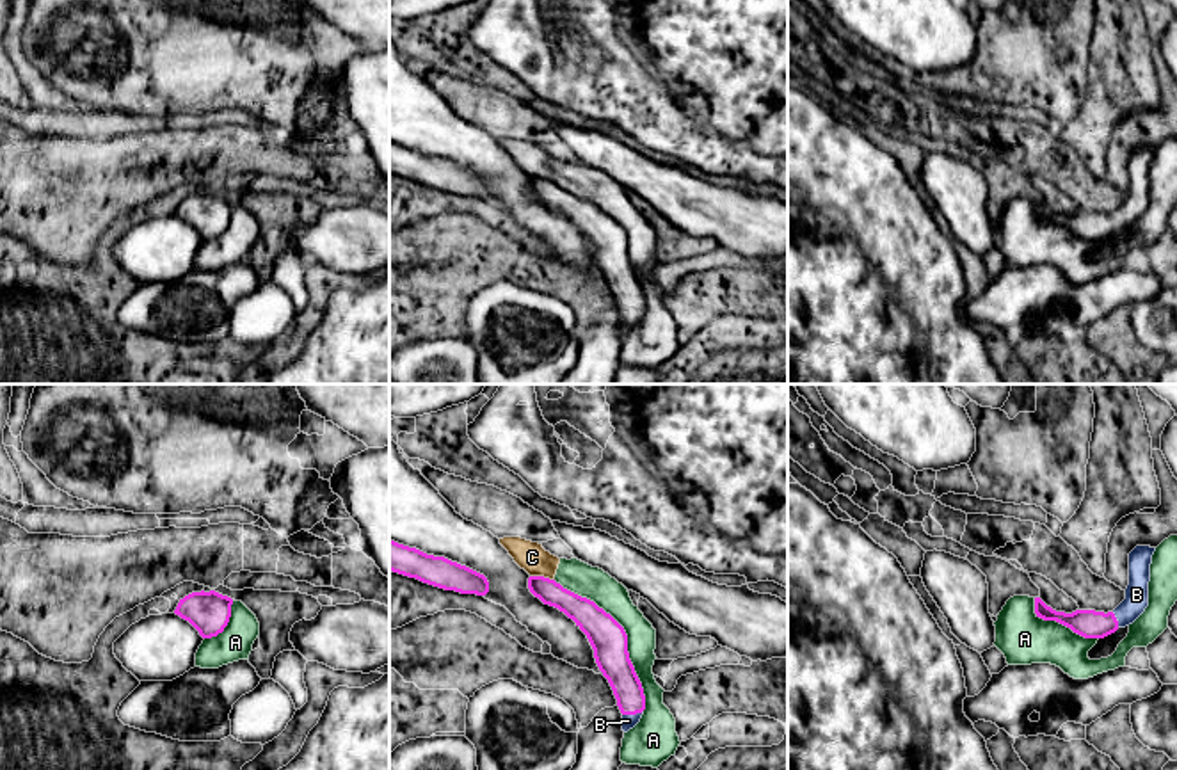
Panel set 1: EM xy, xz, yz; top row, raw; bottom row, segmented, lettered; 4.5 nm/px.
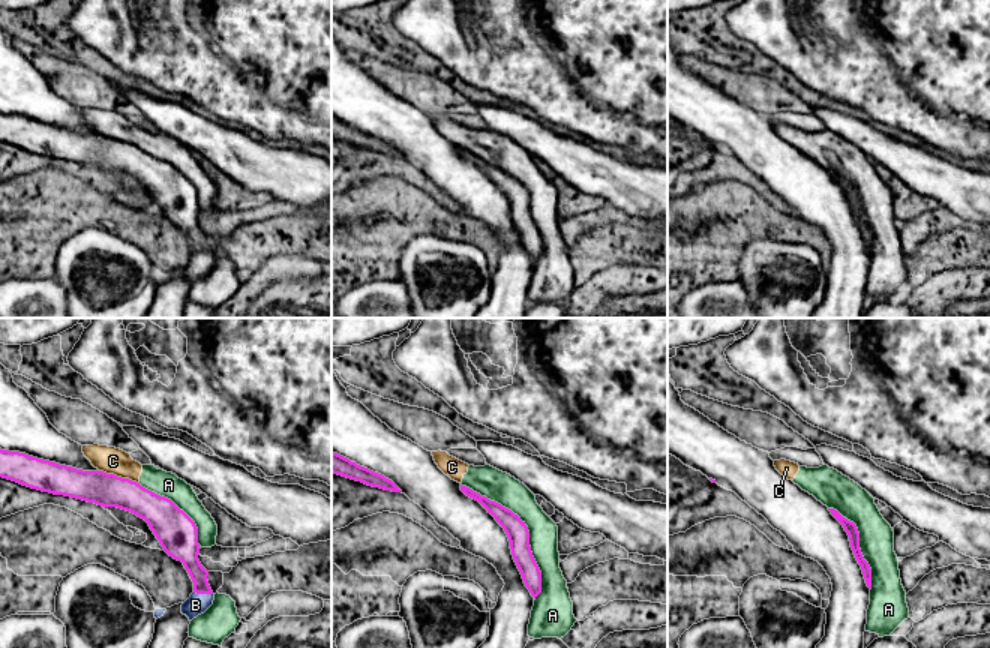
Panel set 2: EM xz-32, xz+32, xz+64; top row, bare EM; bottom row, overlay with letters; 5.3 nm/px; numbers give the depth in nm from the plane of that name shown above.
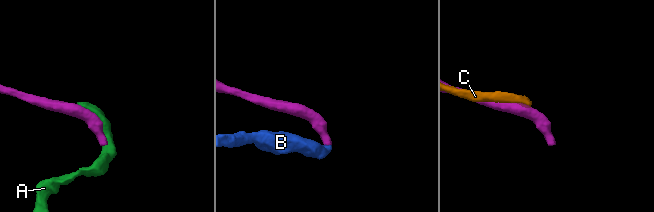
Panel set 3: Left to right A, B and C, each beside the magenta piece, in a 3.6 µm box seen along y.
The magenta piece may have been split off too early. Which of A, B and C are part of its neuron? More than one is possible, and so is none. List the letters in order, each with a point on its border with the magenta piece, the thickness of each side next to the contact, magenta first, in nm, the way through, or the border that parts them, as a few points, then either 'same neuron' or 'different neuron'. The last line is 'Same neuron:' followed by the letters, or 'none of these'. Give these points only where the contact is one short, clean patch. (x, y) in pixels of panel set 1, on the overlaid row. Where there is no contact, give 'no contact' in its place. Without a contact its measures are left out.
A: meets magenta in xz at (626, 635); 160 nm thick on the magenta side, 150 nm on the other; different neuron
B: meets magenta in xz at (632, 713); 150 nm thick on the magenta side, 60 nm on the other; runs through xz (614, 662), (630, 694), (632, 713), (628, 721); same neuron
C: meets magenta in xz at (543, 577); 120 nm thick on the magenta side, 140 nm on the other; different neuron
Same neuron: B

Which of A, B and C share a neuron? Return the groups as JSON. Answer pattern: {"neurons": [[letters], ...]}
{"neurons": [["A", "C"], ["B"]]}

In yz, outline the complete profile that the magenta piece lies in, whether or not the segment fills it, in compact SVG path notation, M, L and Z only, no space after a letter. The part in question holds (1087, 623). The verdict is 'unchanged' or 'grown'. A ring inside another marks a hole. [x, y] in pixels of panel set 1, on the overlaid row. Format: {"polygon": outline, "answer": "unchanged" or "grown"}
{"polygon": "M1136 546L1129 553L1129 585L1125 599L1113 612L1076 610L1056 612L1035 598L1035 614L1044 621L1056 621L1085 638L1104 638L1118 628L1133 624L1149 606L1150 564L1156 548Z", "answer": "grown"}

